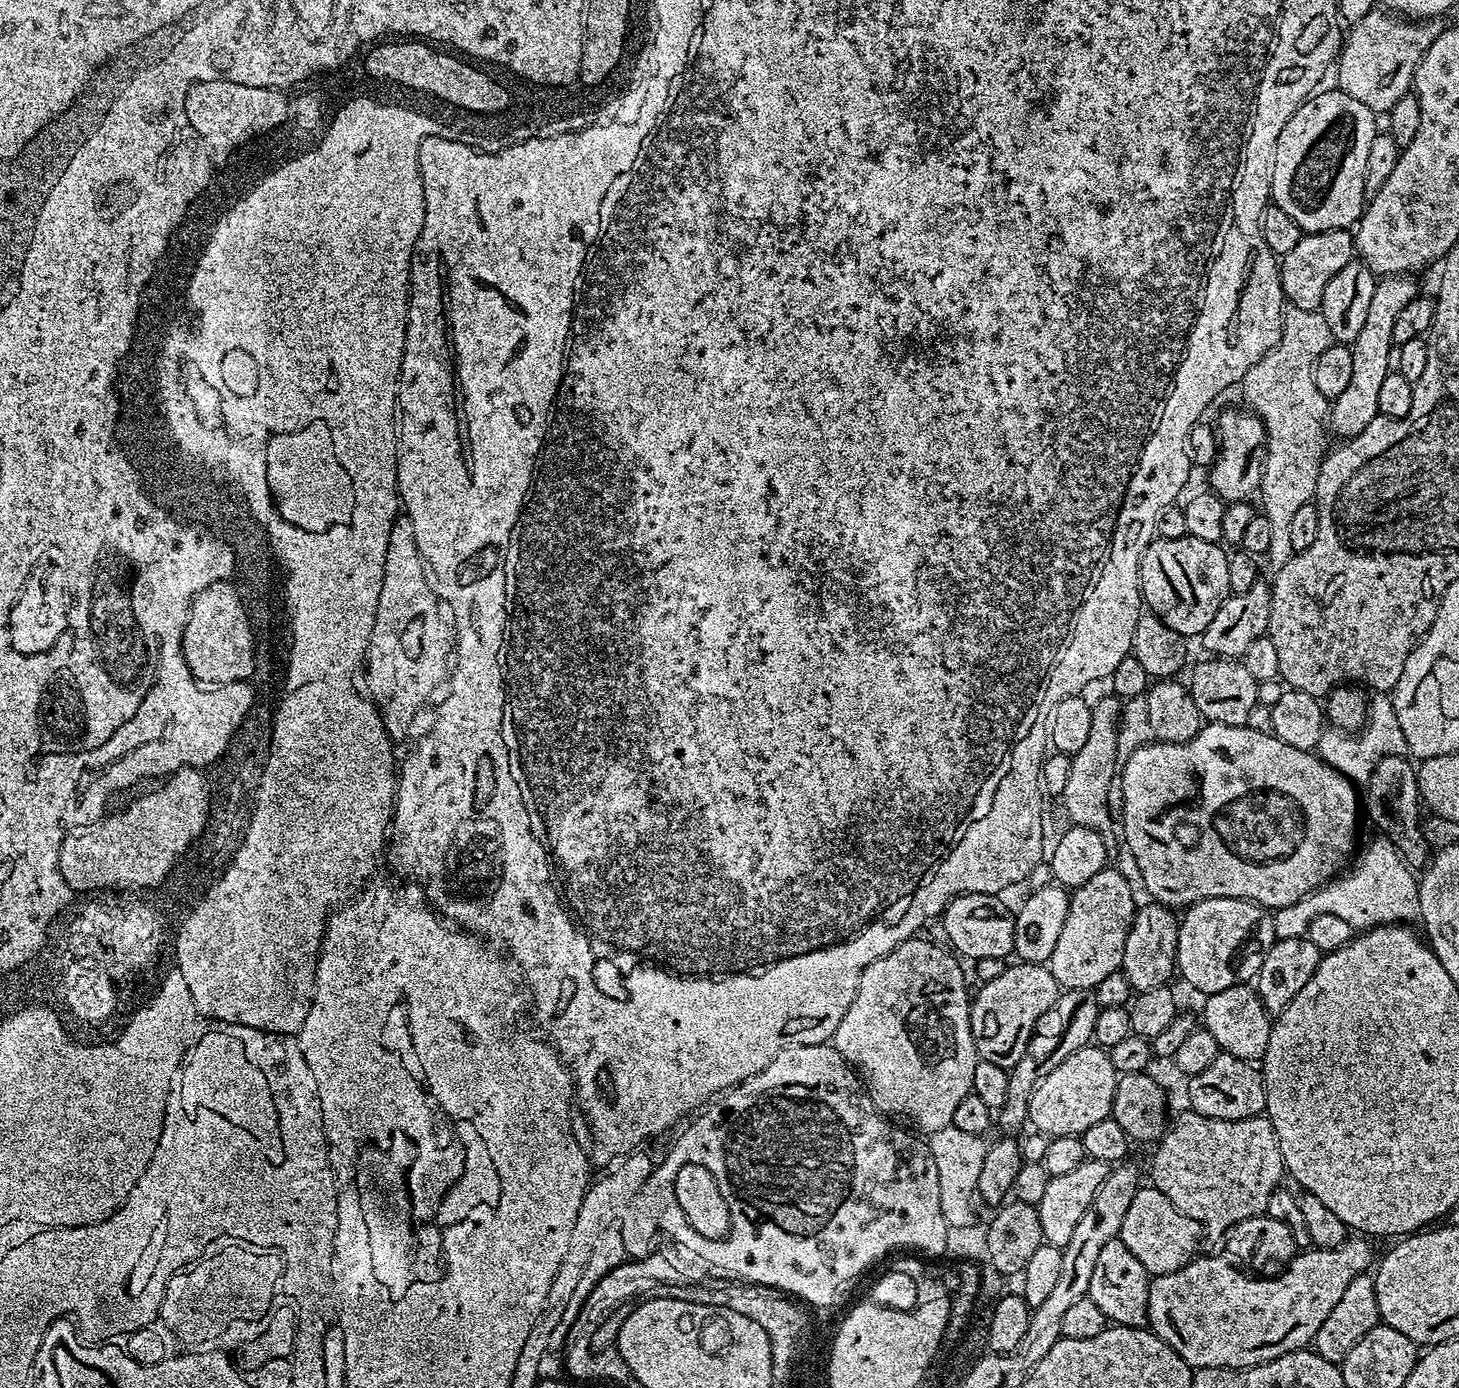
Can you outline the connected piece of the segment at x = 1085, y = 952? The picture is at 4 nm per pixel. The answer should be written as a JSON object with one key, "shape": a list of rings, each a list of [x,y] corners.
{"shape":[[[1105,866],[1090,882],[1071,893],[1066,926],[1058,934],[1058,946],[1050,961],[1052,976],[1061,989],[1094,990],[1102,978],[1121,971],[1120,963],[1126,946],[1126,934],[1136,916],[1138,900],[1132,897],[1128,880],[1113,866]]]}

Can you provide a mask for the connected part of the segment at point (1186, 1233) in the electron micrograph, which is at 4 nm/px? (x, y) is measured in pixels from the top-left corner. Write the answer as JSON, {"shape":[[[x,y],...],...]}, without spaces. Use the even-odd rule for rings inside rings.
{"shape":[[[1142,1186],[1134,1194],[1134,1202],[1130,1202],[1130,1210],[1126,1210],[1126,1218],[1122,1218],[1122,1226],[1118,1239],[1146,1266],[1153,1277],[1170,1274],[1174,1270],[1182,1270],[1192,1260],[1197,1259],[1200,1248],[1202,1229],[1200,1223],[1186,1214],[1182,1214],[1154,1186]]]}

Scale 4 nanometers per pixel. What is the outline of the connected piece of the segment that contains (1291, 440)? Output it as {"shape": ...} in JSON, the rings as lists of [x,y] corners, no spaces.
{"shape":[[[1288,304],[1284,309],[1284,321],[1282,322],[1282,334],[1278,342],[1271,350],[1261,358],[1250,370],[1246,370],[1242,381],[1244,388],[1244,400],[1249,409],[1259,416],[1264,424],[1266,443],[1262,449],[1262,471],[1260,473],[1260,487],[1258,497],[1262,514],[1266,521],[1270,522],[1270,546],[1266,553],[1269,569],[1275,570],[1286,566],[1293,556],[1290,546],[1290,526],[1297,510],[1313,503],[1316,495],[1316,483],[1320,473],[1320,462],[1326,455],[1324,448],[1324,432],[1326,436],[1326,421],[1330,411],[1330,401],[1314,386],[1314,362],[1322,355],[1334,339],[1323,314],[1310,310],[1298,310],[1298,306]]]}

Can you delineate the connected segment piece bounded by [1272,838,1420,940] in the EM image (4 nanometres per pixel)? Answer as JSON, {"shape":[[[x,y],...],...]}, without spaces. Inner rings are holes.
{"shape":[[[1379,839],[1370,841],[1368,849],[1360,857],[1355,857],[1356,865],[1354,860],[1347,869],[1348,873],[1345,871],[1337,875],[1323,888],[1317,888],[1315,892],[1290,906],[1275,909],[1272,912],[1272,921],[1277,940],[1307,936],[1310,922],[1314,922],[1314,918],[1321,914],[1335,914],[1337,918],[1350,922],[1353,930],[1379,928],[1381,924],[1412,922],[1408,921],[1412,919],[1415,921],[1420,915],[1417,873],[1409,868],[1392,840]]]}

